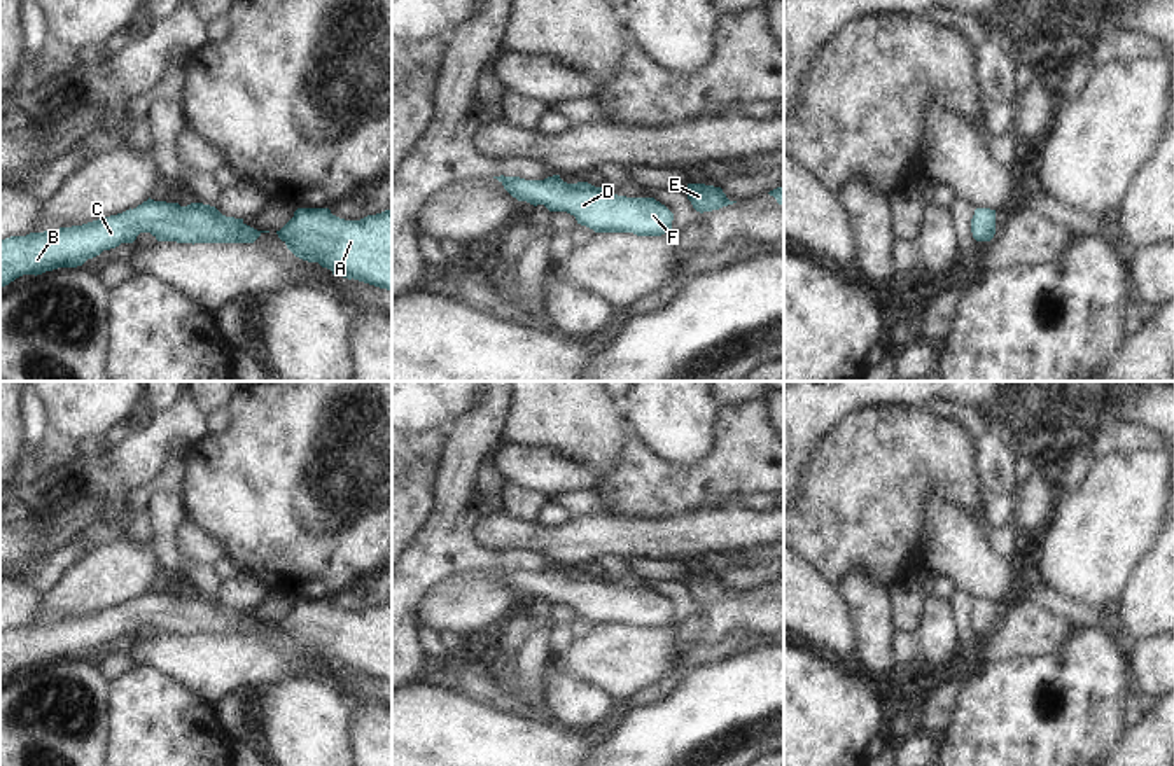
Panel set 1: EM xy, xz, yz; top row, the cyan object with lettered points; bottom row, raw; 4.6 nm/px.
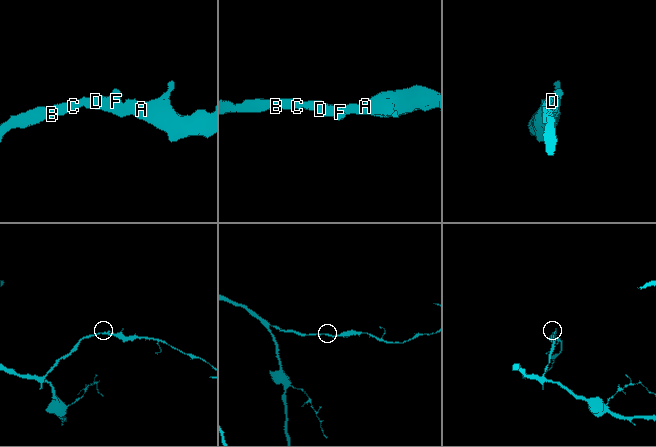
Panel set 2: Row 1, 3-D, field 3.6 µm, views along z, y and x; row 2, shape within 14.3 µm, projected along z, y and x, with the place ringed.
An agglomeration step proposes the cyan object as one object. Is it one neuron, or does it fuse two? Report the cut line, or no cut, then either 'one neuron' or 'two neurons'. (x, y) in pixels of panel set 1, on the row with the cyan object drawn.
no cut; one neuron

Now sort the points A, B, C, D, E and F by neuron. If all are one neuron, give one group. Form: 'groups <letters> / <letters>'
groups A B C D E F

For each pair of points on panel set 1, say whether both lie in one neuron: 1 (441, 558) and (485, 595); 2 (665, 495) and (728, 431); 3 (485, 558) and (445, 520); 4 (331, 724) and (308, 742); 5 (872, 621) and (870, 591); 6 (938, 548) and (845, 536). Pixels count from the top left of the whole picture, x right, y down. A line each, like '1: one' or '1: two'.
1: two
2: one
3: one
4: one
5: one
6: two

